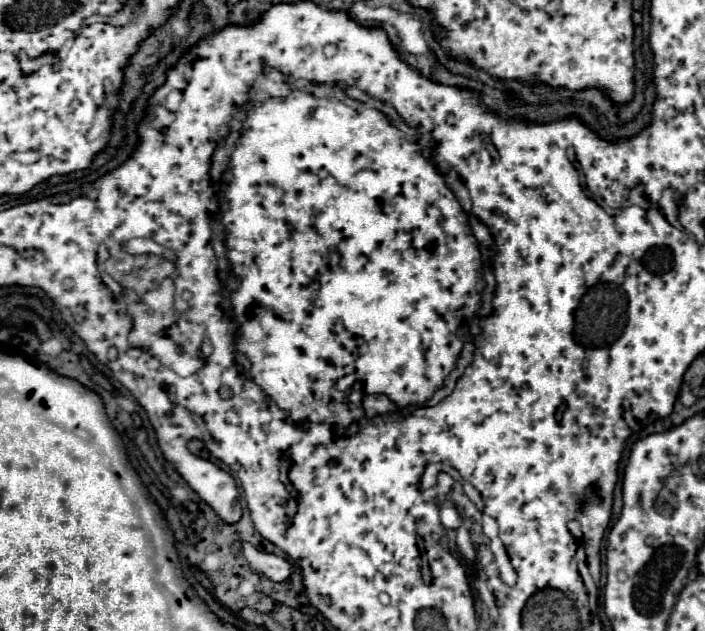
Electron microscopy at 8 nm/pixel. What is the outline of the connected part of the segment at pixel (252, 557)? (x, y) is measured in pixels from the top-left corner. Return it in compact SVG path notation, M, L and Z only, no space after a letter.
M242 542L242 552L244 552L244 558L254 574L262 574L262 576L270 578L272 582L288 580L288 576L292 572L288 560L278 558L268 552L262 552L256 546L252 546L250 542Z

